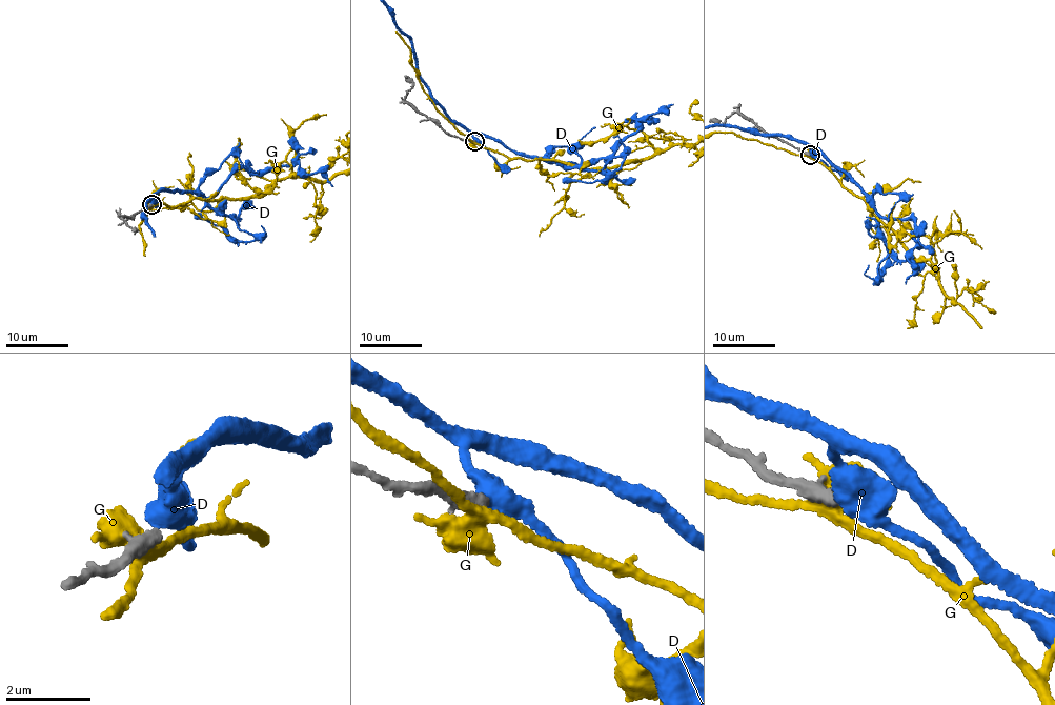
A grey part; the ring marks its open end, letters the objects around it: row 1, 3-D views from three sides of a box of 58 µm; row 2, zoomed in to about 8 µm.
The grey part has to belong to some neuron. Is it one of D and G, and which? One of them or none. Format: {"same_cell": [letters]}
{"same_cell": []}

